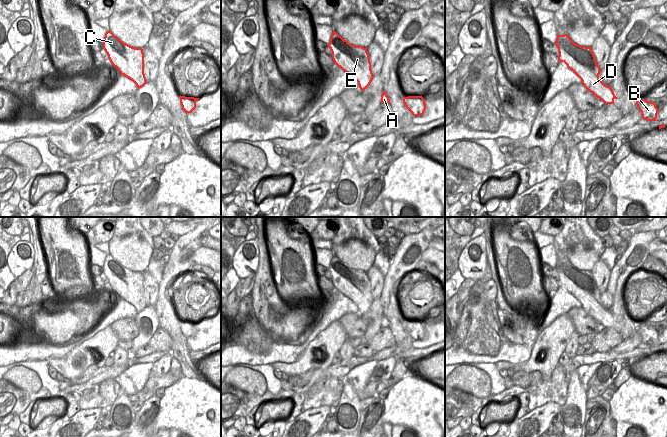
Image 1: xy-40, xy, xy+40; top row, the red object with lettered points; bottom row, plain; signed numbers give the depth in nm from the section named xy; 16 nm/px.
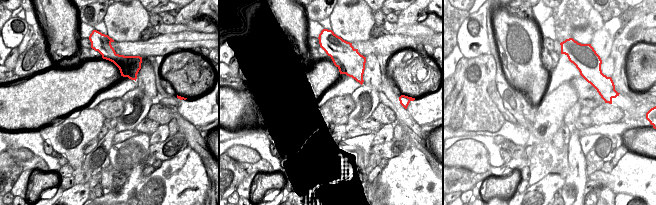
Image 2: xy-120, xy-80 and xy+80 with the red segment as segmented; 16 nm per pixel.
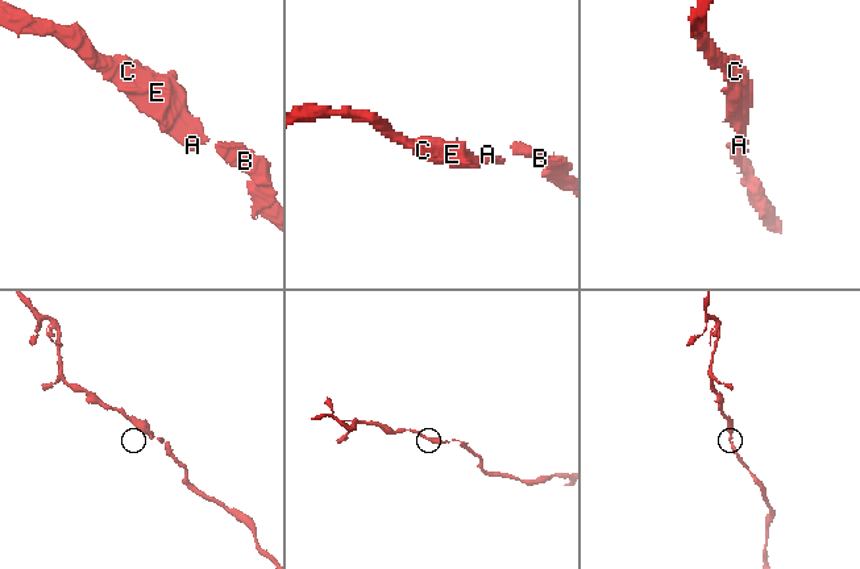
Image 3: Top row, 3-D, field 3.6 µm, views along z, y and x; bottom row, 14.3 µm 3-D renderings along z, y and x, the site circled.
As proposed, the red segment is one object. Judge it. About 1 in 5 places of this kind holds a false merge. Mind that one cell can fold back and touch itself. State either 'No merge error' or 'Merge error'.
No merge error.

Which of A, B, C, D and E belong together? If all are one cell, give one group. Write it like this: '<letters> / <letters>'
A B C D E

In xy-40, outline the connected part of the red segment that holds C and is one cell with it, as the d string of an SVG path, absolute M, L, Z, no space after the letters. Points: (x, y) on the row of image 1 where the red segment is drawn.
M109 30L105 33L103 49L111 64L118 69L121 75L132 80L138 89L147 83L142 48L135 48L124 43Z

